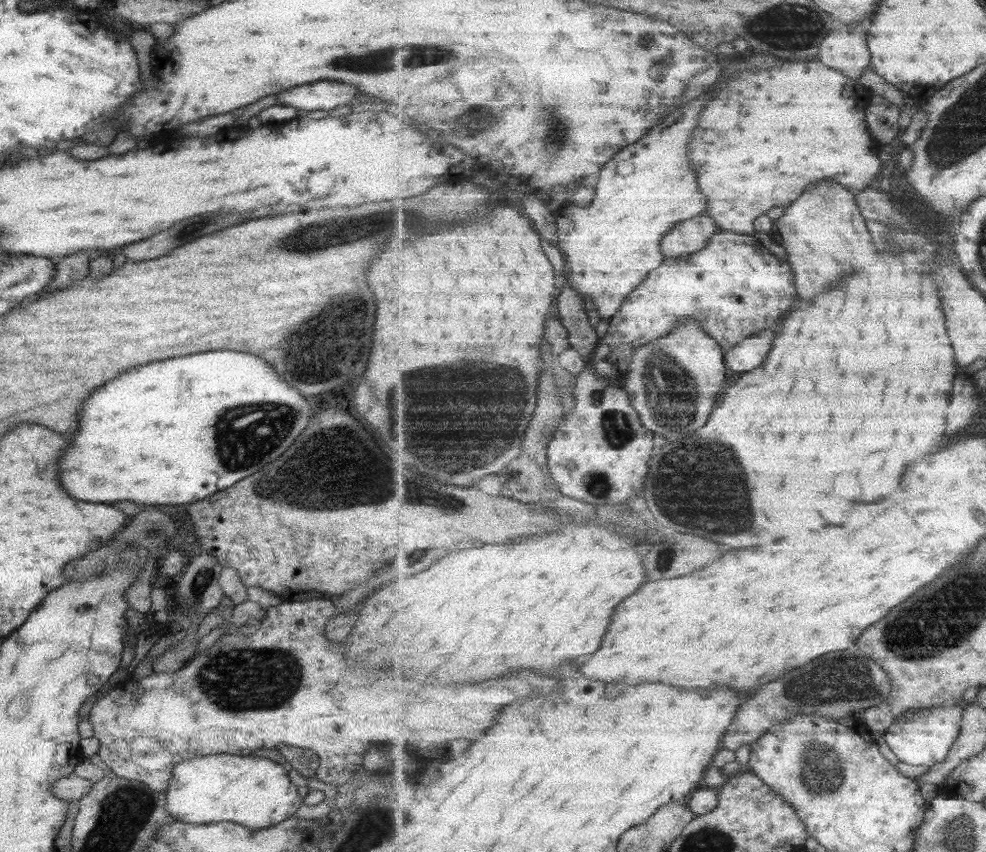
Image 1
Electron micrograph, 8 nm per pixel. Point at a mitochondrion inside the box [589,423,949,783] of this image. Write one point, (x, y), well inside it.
(709, 489)

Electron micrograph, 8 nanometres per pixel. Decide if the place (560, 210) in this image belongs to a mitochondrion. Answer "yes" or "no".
no

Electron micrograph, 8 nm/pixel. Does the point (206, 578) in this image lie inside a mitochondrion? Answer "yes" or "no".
yes

